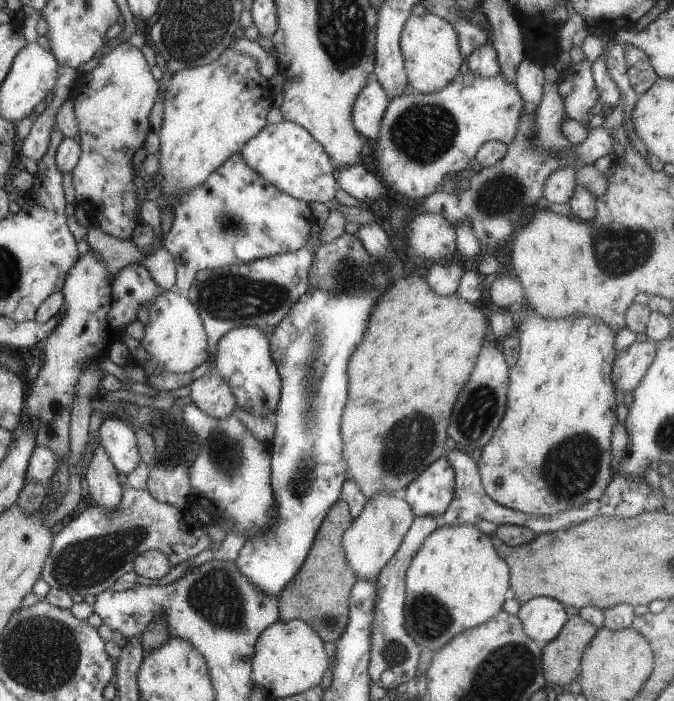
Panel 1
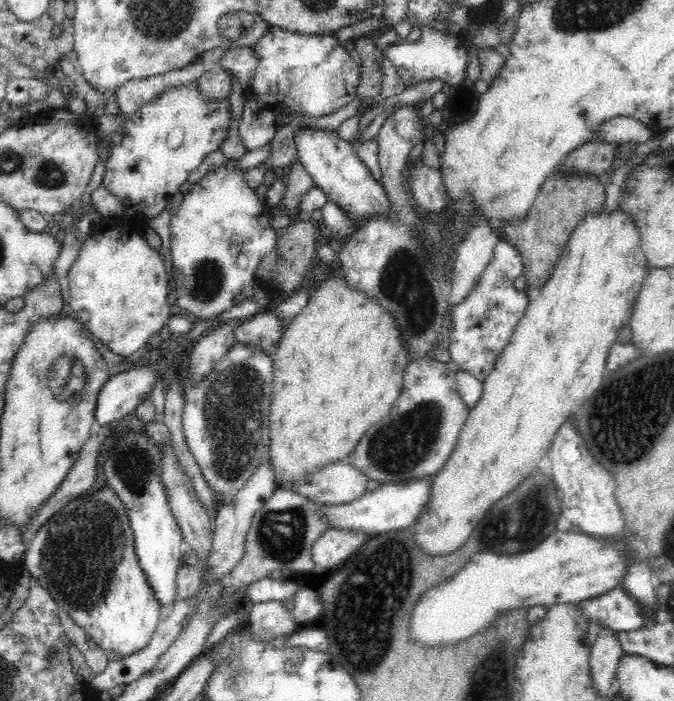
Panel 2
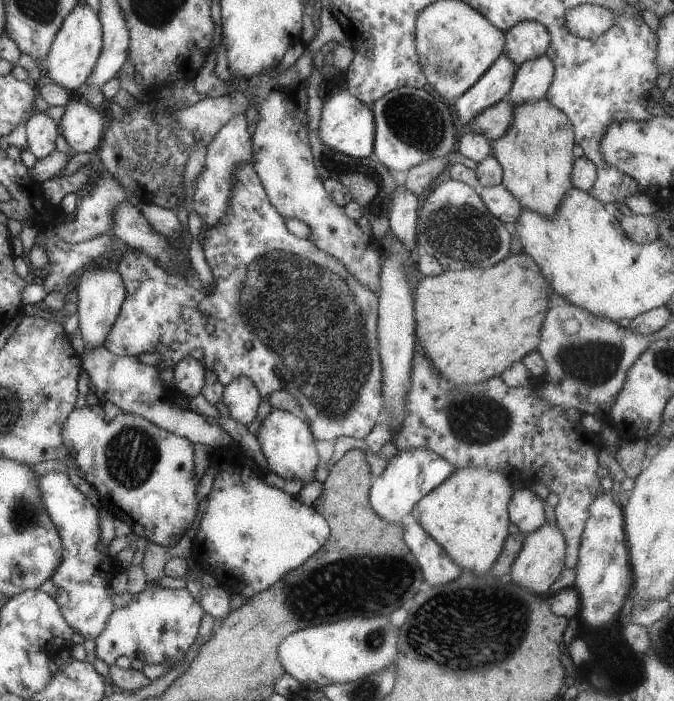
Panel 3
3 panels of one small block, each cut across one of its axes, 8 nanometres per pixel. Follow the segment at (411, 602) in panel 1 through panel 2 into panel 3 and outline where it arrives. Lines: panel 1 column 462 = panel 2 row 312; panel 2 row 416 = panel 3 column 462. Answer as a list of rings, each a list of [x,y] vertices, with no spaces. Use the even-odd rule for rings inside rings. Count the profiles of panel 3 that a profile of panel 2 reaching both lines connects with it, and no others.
[[[486,466],[458,468],[450,472],[449,476],[441,481],[441,484],[432,488],[413,505],[409,518],[417,521],[461,570],[477,572],[477,576],[479,576],[479,574],[485,574],[487,570],[490,570],[493,561],[501,552],[505,537],[508,535],[507,524],[509,520],[506,506],[514,491],[512,485],[513,482],[510,478],[497,469],[488,469]]]

